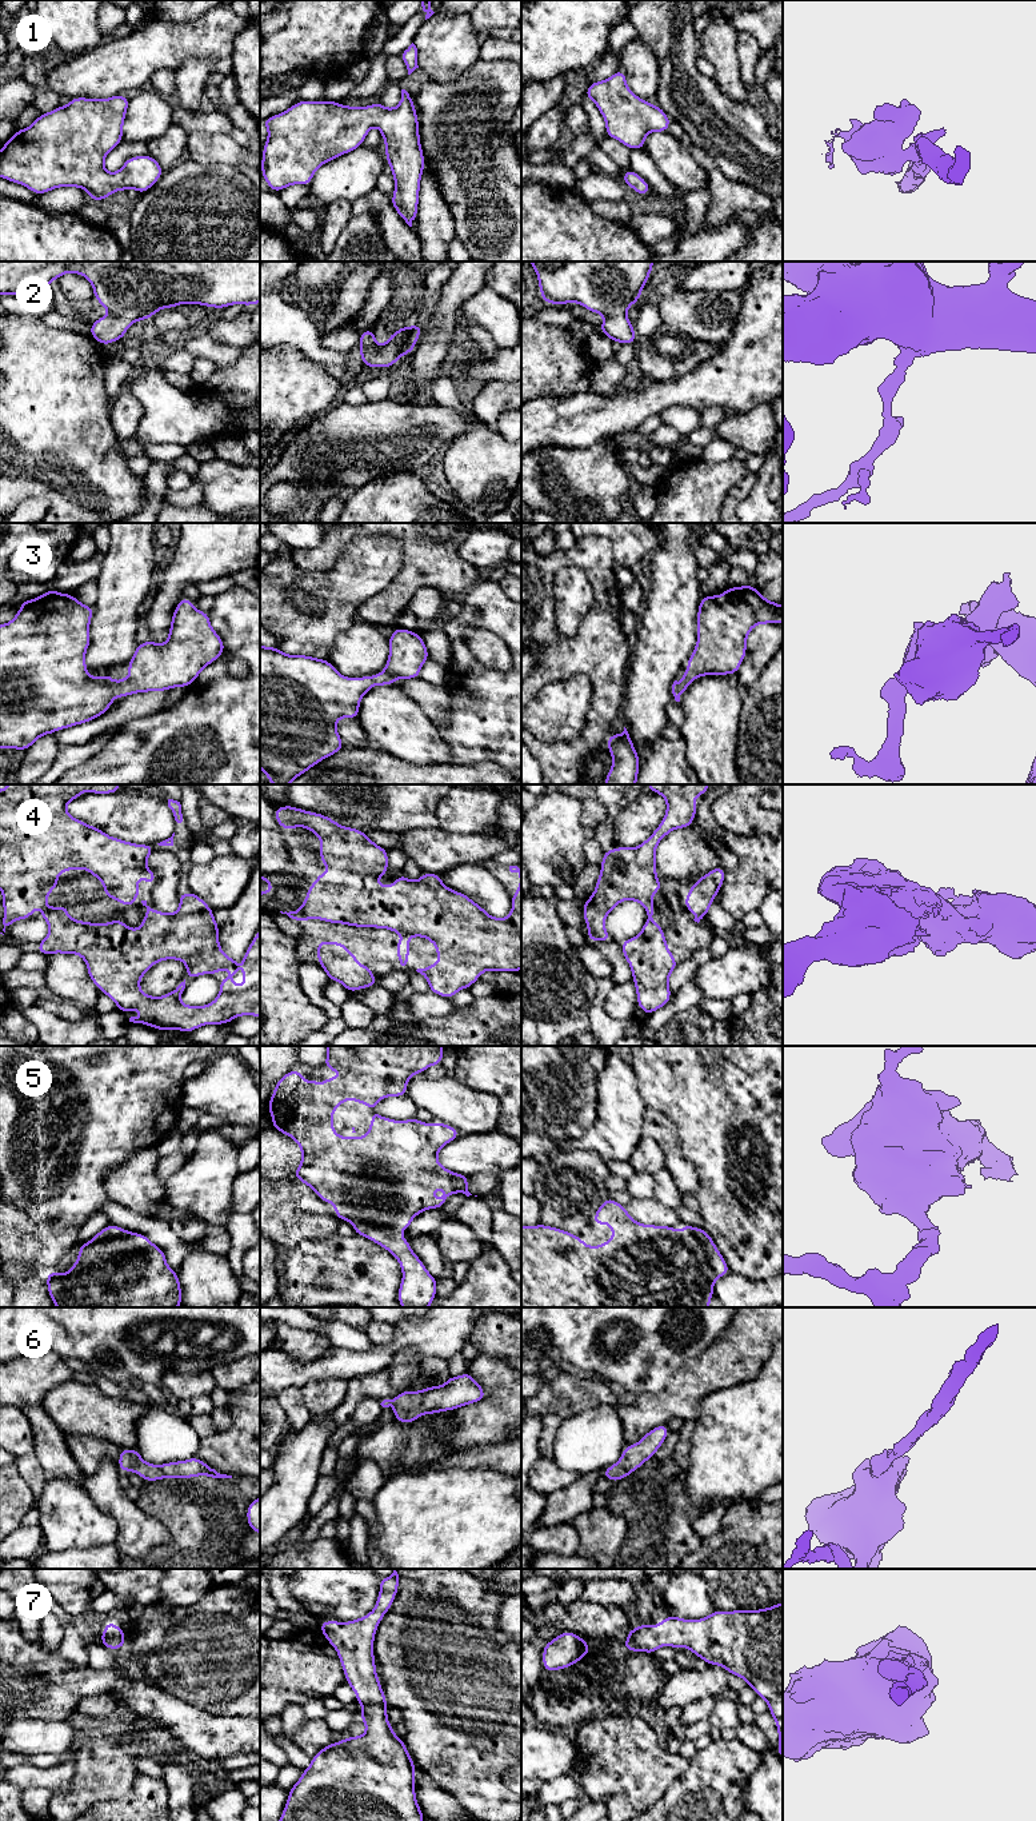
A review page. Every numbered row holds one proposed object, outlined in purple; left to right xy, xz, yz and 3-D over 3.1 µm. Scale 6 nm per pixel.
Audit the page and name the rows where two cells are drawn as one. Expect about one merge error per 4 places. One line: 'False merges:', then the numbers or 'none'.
False merges: none

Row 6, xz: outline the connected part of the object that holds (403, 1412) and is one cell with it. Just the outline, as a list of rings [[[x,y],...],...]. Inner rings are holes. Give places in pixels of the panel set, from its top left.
[[[467,1370],[459,1377],[449,1375],[441,1386],[427,1386],[420,1391],[401,1391],[392,1401],[384,1399],[380,1405],[395,1409],[393,1421],[412,1423],[423,1414],[456,1410],[461,1406],[476,1403],[485,1397],[481,1385]]]

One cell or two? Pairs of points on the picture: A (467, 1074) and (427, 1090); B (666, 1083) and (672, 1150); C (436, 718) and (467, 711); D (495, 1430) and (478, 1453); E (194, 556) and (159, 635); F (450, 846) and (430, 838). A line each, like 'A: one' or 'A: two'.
A: two
B: two
C: two
D: two
E: one
F: one

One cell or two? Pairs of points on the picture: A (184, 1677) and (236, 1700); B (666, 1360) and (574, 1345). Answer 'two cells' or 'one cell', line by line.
A: one cell
B: one cell

